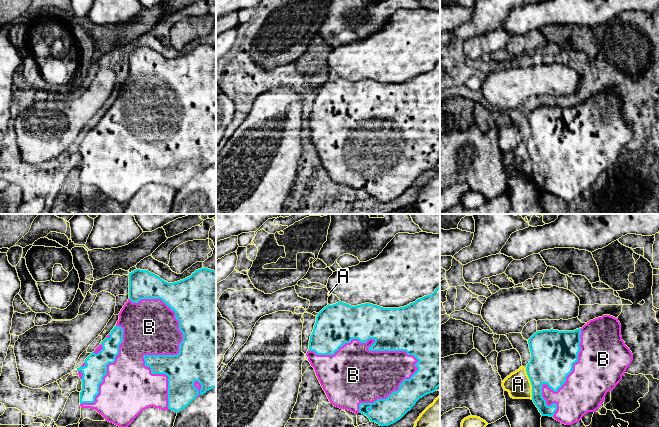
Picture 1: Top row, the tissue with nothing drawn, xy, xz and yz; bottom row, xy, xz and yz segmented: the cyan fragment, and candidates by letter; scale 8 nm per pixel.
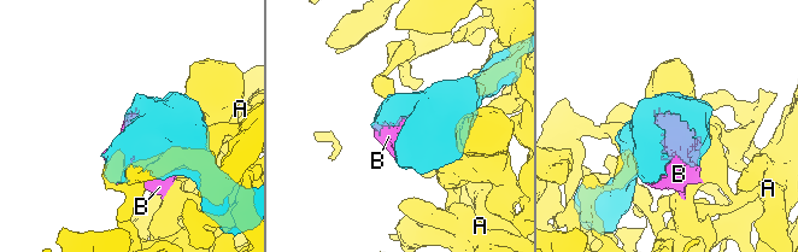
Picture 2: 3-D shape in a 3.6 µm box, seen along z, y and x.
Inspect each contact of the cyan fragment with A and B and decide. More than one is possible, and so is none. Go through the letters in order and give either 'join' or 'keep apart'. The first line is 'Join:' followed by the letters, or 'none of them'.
Join: B
A: keep apart
B: join

